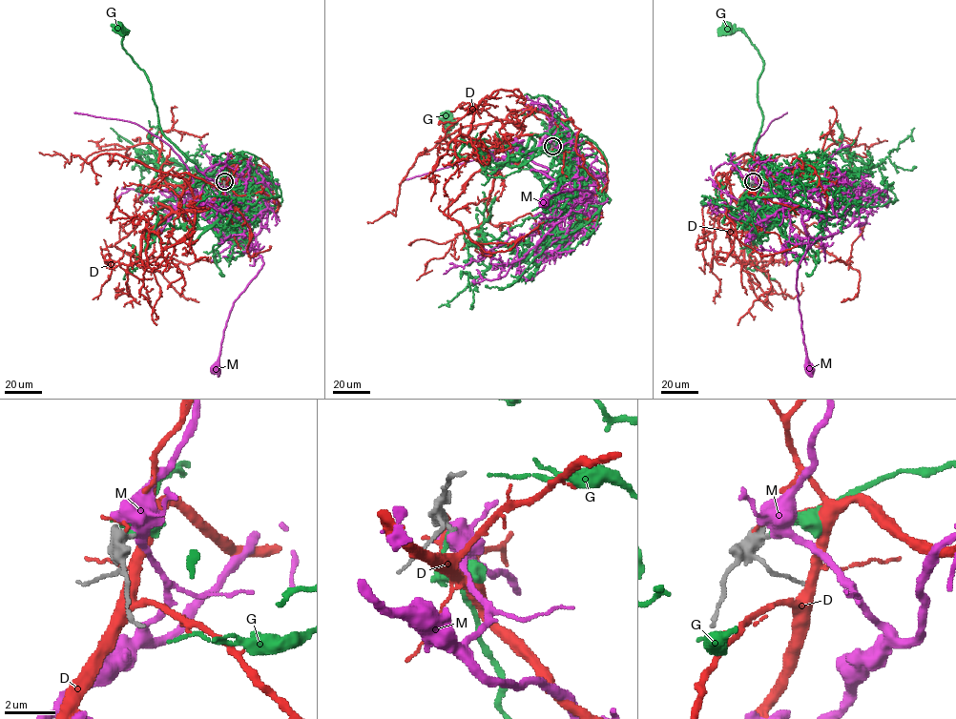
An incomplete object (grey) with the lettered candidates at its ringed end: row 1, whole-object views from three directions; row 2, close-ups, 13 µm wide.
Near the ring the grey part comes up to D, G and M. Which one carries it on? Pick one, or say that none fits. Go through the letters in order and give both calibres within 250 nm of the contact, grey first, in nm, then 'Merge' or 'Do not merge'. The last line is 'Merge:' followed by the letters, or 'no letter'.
D: Thickness 440 nm (grey) against 100 nm. Do not merge
G: Thickness 480 nm (grey) against 170 nm. Merge
M: Thickness 480 nm (grey) against 440 nm. Do not merge
Merge: G

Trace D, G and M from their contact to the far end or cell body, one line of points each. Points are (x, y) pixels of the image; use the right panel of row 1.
D: (752, 181), (741, 211), (727, 178), (735, 159), (795, 154), (816, 163), (828, 152)
G: (754, 181), (803, 157), (801, 171), (780, 175), (753, 160), (763, 61), (741, 30), (726, 28)
M: (754, 181), (762, 189), (753, 203), (758, 208), (765, 201), (789, 238), (808, 236), (796, 289), (808, 367)

